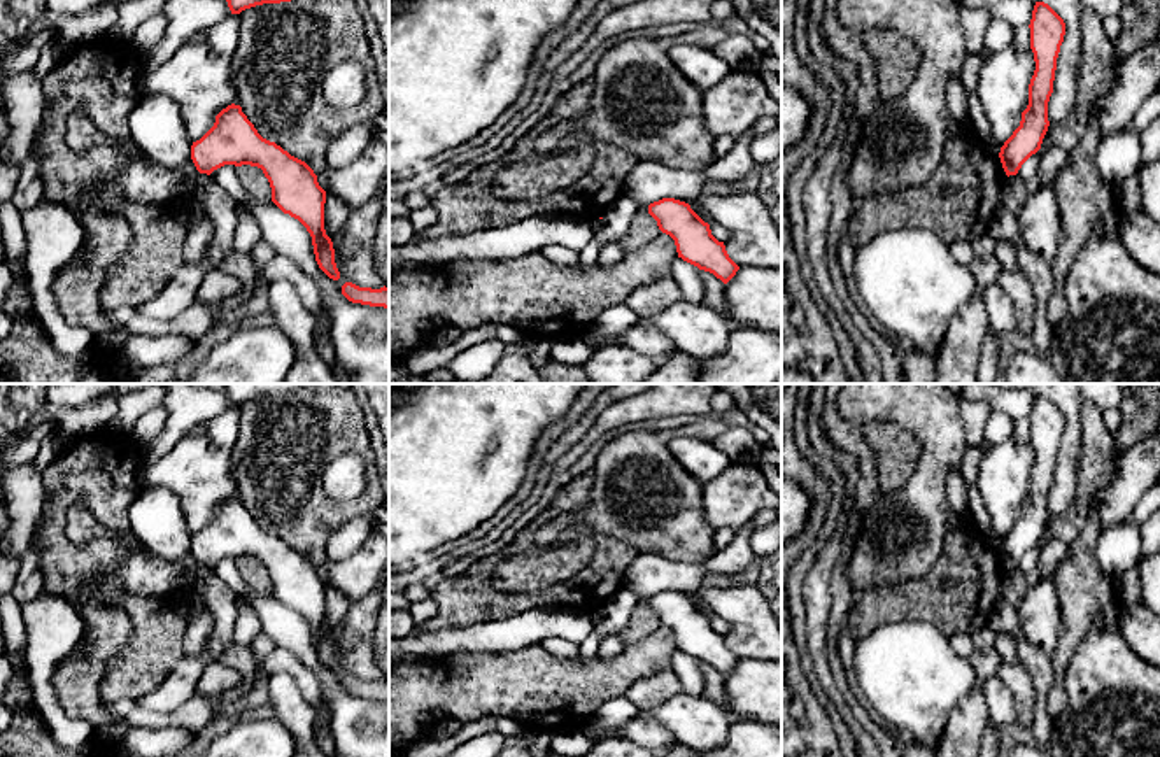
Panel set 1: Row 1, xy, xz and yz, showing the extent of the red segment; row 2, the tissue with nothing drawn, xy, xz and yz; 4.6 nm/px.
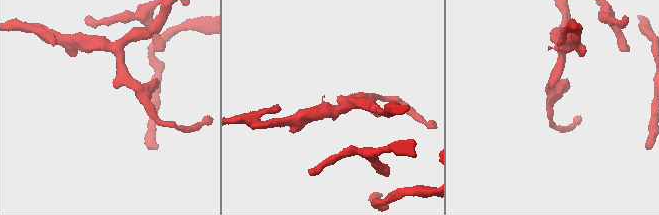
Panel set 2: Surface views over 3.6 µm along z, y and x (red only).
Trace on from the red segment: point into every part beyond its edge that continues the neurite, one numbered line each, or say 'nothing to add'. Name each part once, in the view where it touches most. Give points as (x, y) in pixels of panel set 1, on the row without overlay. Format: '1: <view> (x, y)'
nothing to add

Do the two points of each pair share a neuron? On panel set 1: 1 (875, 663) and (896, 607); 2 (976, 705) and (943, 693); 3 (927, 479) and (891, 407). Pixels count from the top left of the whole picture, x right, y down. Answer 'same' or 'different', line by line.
1: different
2: different
3: same

